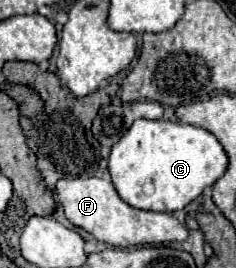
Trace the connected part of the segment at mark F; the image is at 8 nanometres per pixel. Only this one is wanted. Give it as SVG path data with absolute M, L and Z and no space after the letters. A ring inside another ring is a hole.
M88 177L88 179L60 179L56 183L56 195L64 207L68 221L84 231L92 233L98 241L104 241L112 247L134 247L134 245L154 245L154 243L170 243L170 241L186 241L188 229L182 225L172 213L154 213L134 209L124 203L112 181Z

